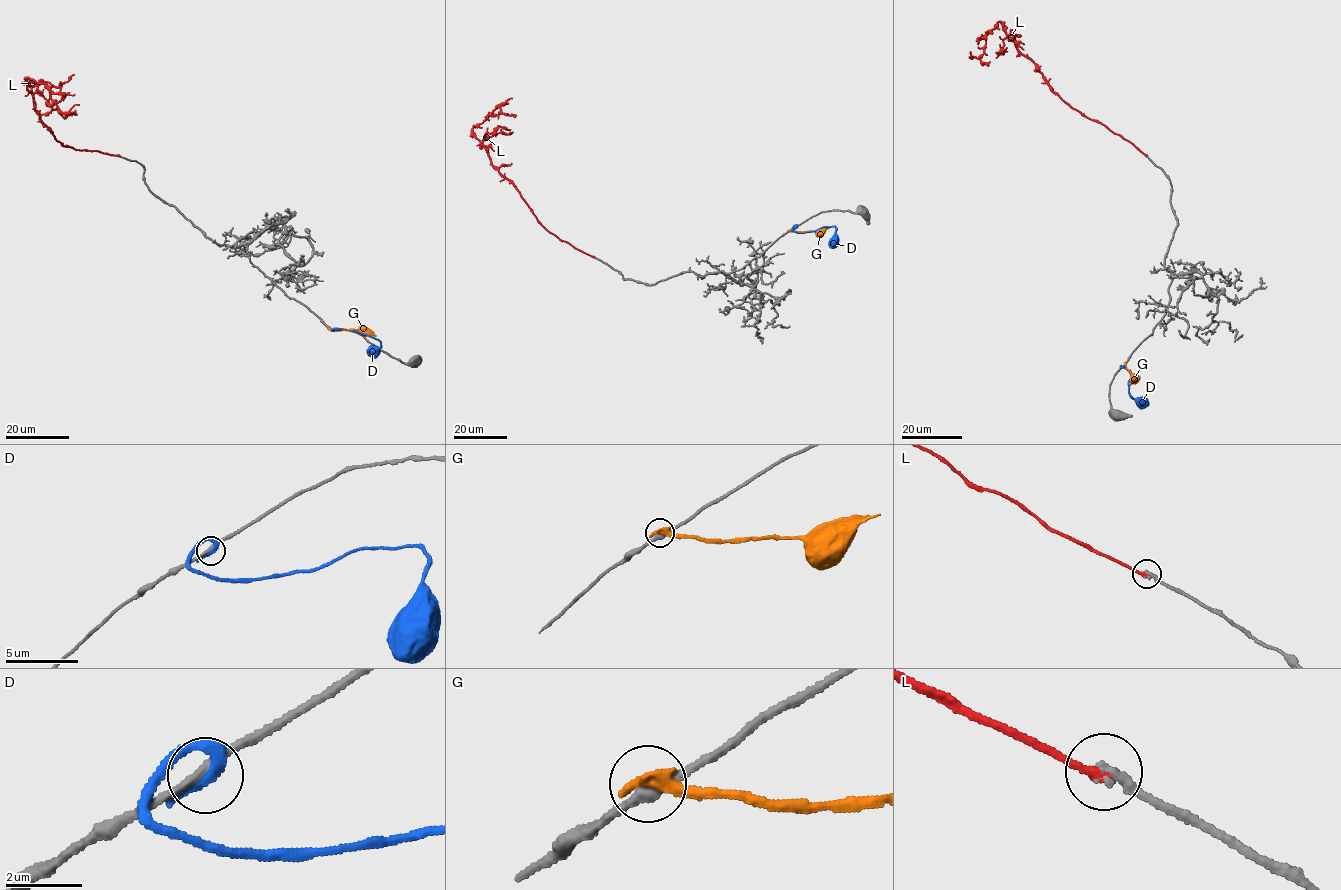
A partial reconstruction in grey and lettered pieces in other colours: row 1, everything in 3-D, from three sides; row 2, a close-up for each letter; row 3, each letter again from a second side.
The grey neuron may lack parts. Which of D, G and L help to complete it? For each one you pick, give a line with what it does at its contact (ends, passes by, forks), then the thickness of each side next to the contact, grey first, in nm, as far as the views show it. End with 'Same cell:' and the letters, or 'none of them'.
L: it ends there; 300 nm thick on the grey side, 240 nm on the other
Same cell: L

